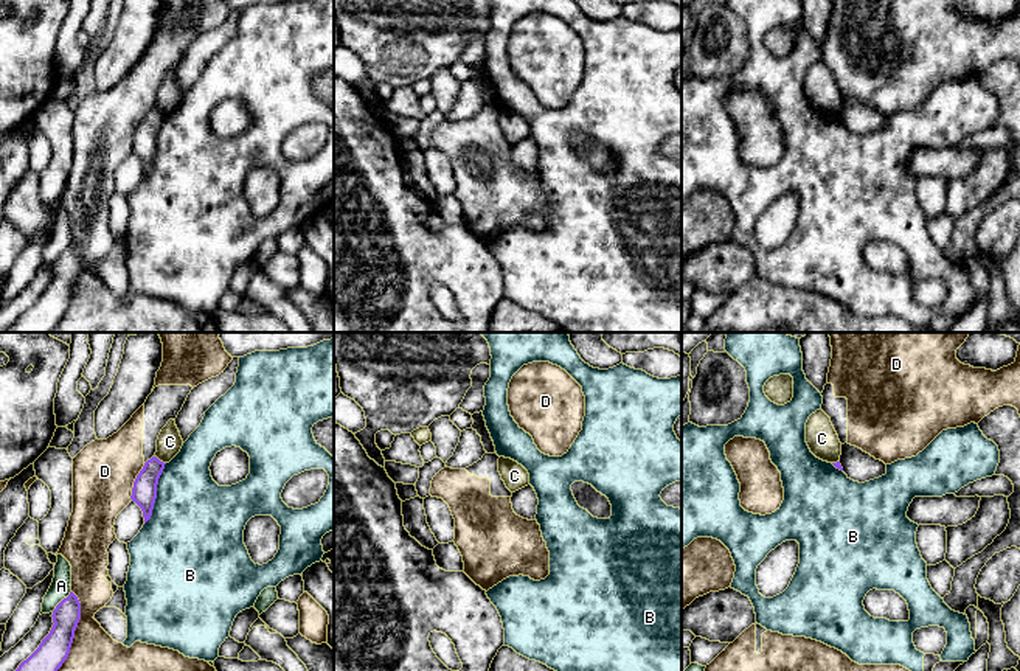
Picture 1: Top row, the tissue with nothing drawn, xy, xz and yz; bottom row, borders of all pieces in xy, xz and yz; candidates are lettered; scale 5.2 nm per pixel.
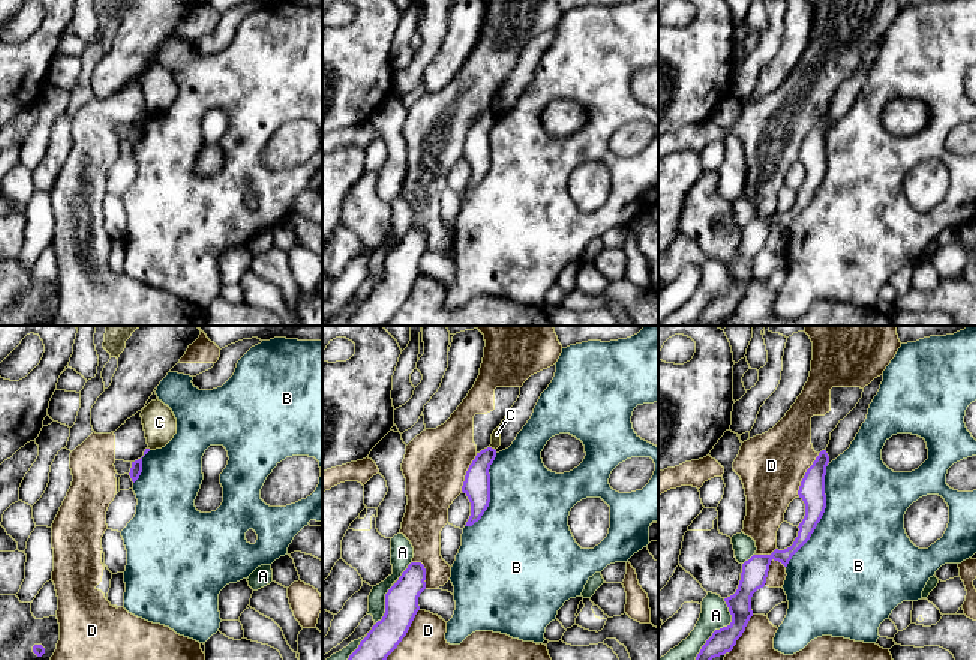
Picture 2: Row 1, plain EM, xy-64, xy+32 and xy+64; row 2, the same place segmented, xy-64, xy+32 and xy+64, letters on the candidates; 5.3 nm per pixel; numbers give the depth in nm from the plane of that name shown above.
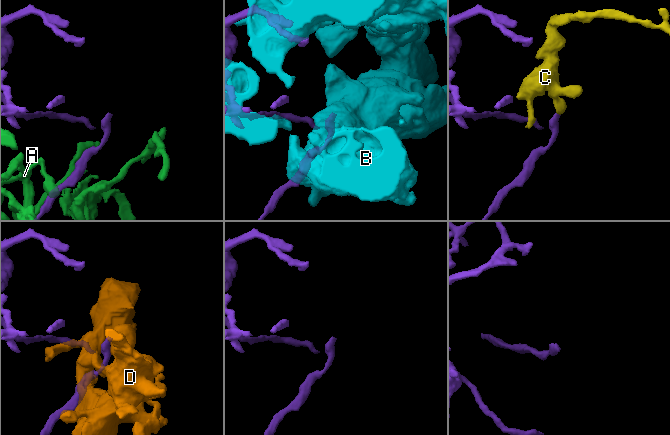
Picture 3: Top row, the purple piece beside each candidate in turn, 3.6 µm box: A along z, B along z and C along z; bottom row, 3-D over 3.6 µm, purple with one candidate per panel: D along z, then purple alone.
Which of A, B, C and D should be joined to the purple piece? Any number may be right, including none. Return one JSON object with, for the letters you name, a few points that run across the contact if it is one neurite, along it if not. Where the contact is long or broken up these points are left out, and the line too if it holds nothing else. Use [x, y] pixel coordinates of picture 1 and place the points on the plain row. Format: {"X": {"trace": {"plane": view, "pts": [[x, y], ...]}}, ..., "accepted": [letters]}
{"accepted": []}

